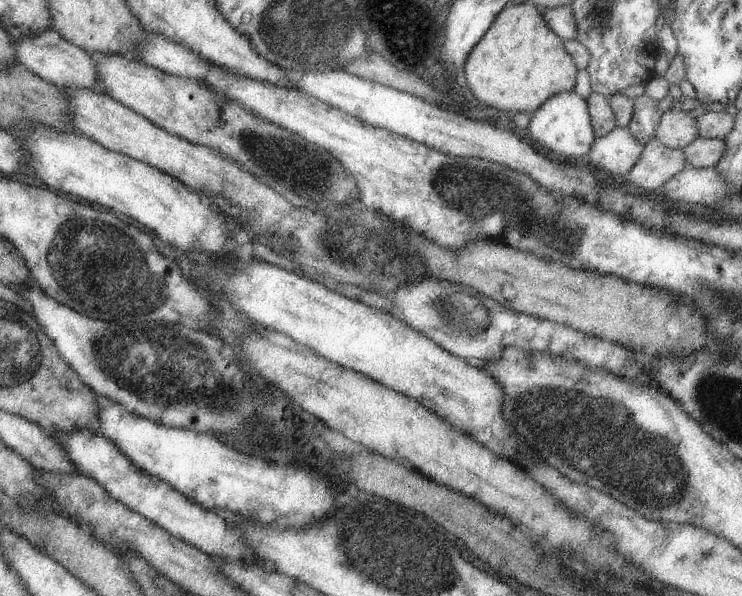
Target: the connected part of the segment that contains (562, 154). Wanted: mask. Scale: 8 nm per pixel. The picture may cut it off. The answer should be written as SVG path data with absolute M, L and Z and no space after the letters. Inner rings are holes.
M573 90L567 94L551 96L545 100L533 114L527 124L527 134L529 138L549 154L553 154L557 160L575 160L579 156L589 154L593 140L597 138L591 120L589 120L589 110L587 110L587 100L581 100Z

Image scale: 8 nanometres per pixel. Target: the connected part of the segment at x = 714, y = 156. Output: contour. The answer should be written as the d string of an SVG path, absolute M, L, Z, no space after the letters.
M695 138L687 146L681 148L683 158L689 168L713 168L725 154L725 142L723 140L705 140L705 138Z

